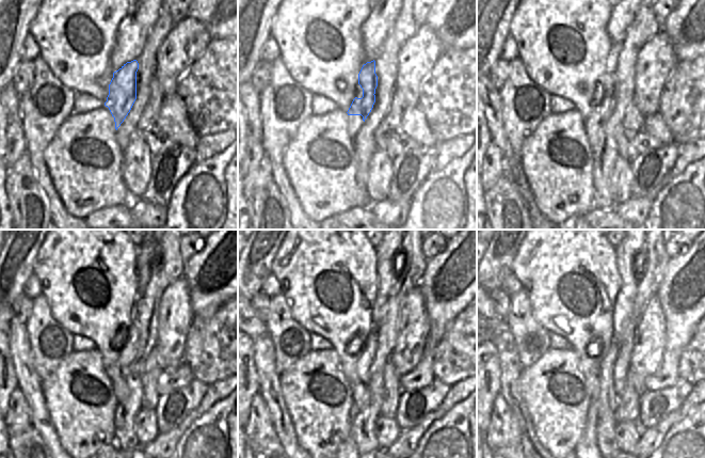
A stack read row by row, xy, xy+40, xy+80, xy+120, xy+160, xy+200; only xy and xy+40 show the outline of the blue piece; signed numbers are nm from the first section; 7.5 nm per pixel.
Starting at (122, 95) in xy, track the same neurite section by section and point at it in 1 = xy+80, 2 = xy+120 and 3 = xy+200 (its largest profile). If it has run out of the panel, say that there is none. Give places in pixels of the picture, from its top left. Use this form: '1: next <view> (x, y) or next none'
1: next xy+80 (607, 81)
2: next xy+120 (128, 353)
3: next xy+200 (608, 398)

